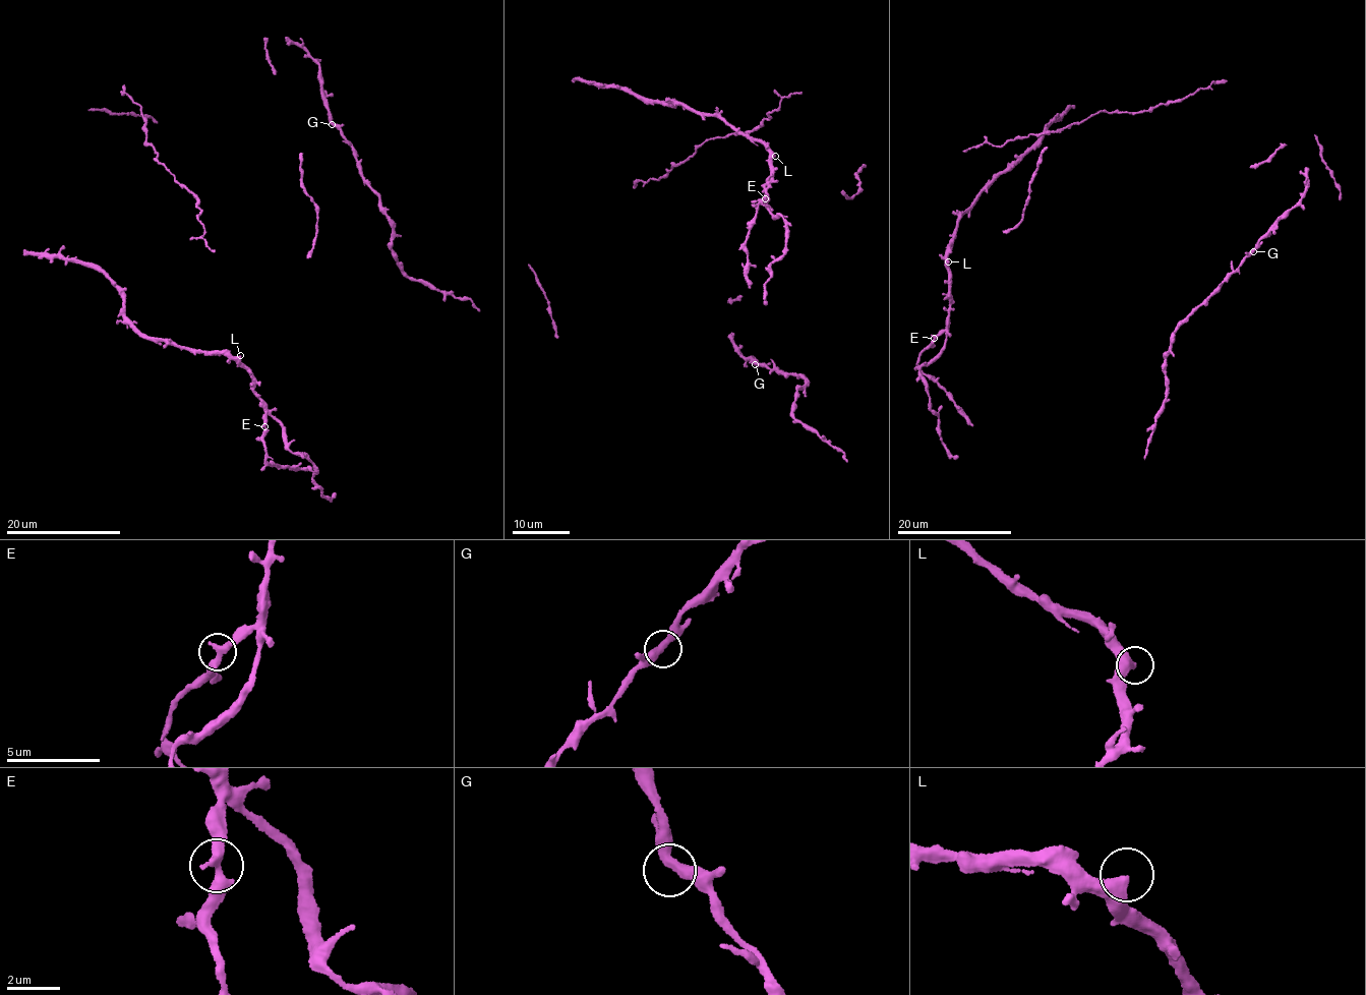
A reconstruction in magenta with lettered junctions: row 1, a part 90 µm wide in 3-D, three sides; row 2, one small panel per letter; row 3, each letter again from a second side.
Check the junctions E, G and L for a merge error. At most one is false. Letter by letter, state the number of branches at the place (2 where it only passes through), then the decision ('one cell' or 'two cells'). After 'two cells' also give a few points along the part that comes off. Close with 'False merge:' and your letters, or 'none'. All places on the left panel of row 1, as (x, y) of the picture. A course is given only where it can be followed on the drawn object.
E: 2 | one cell
G: 2 | one cell
L: 2 | one cell
False merge: none

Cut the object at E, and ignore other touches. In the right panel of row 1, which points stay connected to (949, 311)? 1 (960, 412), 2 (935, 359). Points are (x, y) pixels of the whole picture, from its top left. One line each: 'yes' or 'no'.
1: no
2: yes

